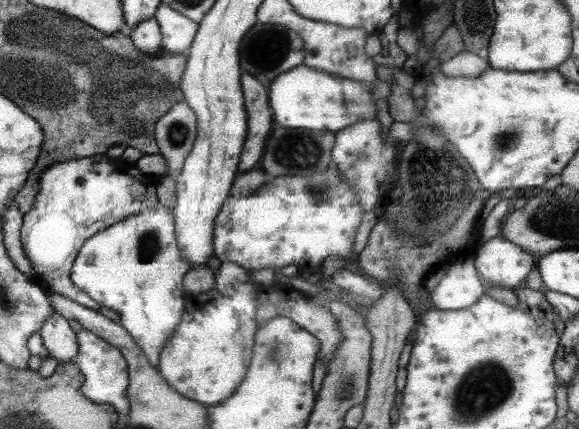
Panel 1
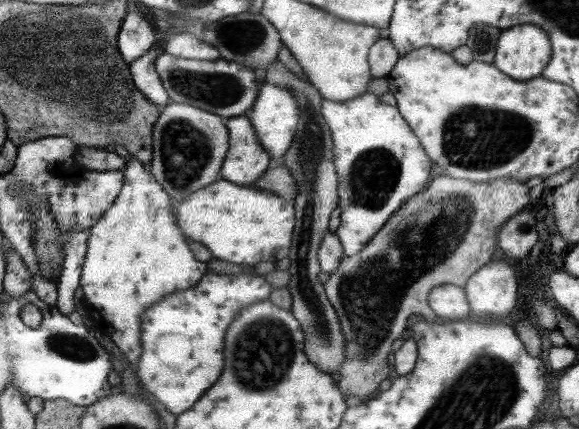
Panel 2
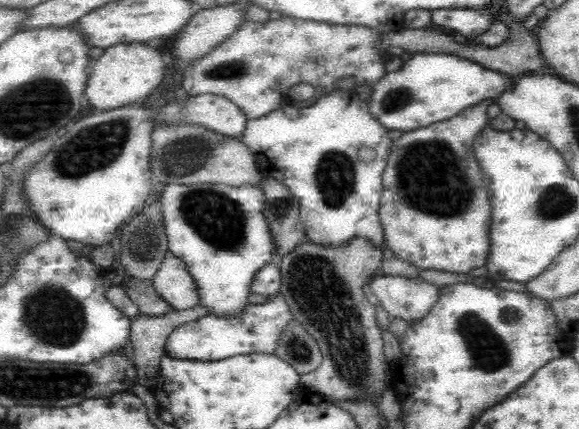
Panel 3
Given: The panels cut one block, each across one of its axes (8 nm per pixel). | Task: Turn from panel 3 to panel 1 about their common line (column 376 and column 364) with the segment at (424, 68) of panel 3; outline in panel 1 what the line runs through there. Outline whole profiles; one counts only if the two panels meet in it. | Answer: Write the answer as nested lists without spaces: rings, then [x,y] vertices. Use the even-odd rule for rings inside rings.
[[[303,62],[300,66],[278,76],[268,88],[268,92],[270,93],[270,105],[274,110],[275,124],[293,129],[305,128],[316,131],[338,132],[361,120],[376,118],[377,111],[372,95],[373,88],[374,86],[368,86],[360,81],[348,80],[322,70],[308,68],[308,65]]]

